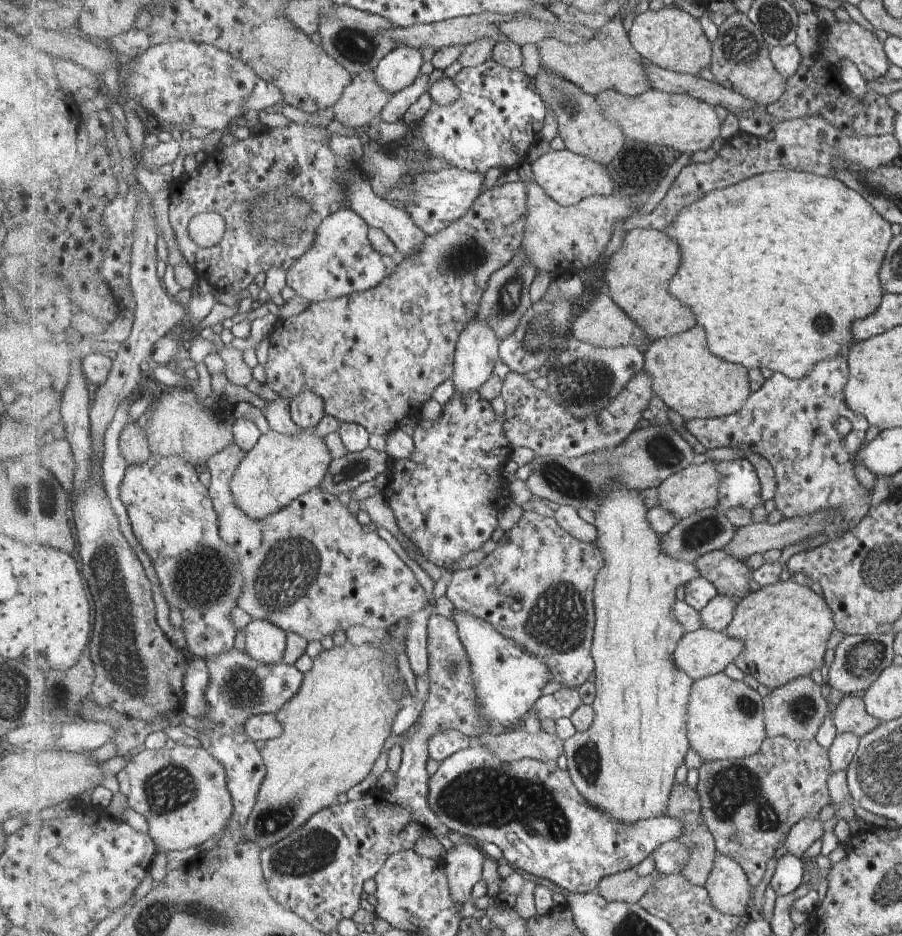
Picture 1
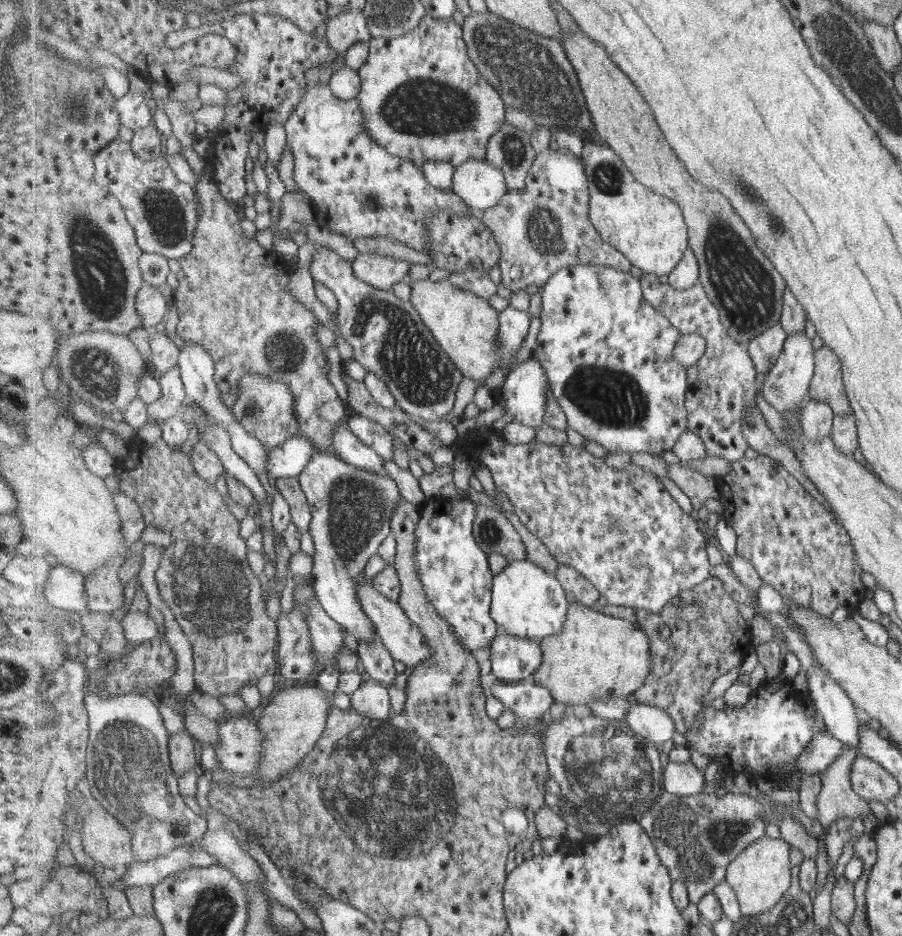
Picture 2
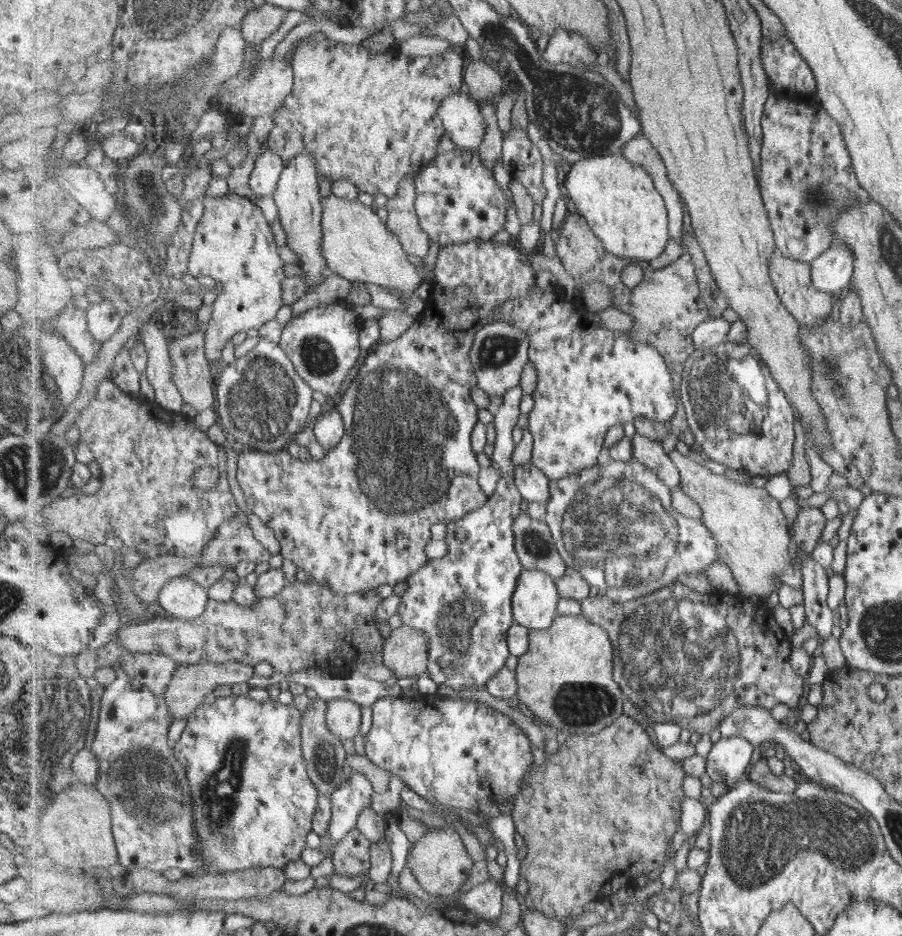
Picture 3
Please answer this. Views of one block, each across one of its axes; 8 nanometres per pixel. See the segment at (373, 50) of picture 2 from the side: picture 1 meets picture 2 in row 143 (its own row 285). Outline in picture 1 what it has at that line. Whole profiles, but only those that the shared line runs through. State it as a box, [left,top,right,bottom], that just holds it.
[264,181,529,435]

